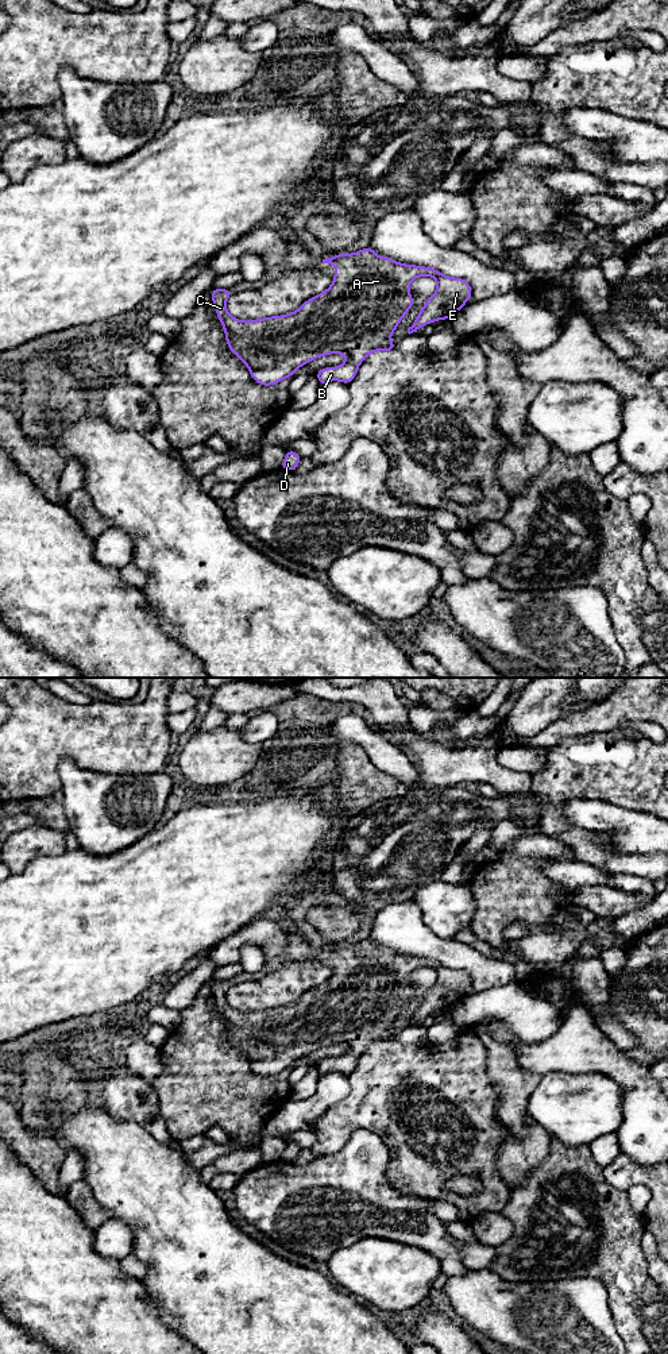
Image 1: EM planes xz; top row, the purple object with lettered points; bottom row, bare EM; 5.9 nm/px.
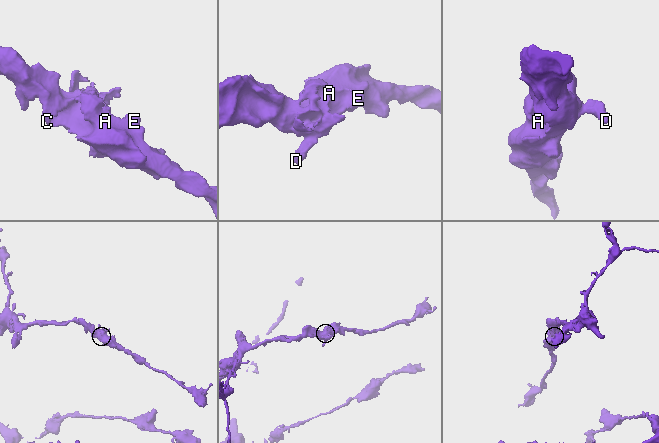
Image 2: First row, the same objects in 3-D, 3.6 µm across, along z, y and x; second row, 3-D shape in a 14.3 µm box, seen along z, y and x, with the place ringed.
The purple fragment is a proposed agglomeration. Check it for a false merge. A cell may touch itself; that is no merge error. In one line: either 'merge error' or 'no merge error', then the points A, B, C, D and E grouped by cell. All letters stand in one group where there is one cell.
no merge error; groups A B C D E

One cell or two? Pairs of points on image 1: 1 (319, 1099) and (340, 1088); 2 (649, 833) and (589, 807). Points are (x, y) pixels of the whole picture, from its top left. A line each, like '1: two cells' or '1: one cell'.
1: one cell
2: one cell

